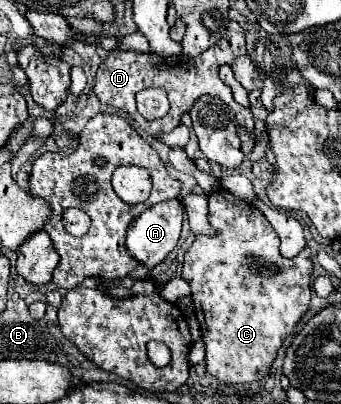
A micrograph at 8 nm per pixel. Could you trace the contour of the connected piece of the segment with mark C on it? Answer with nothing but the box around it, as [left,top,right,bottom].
[182,190,312,384]

